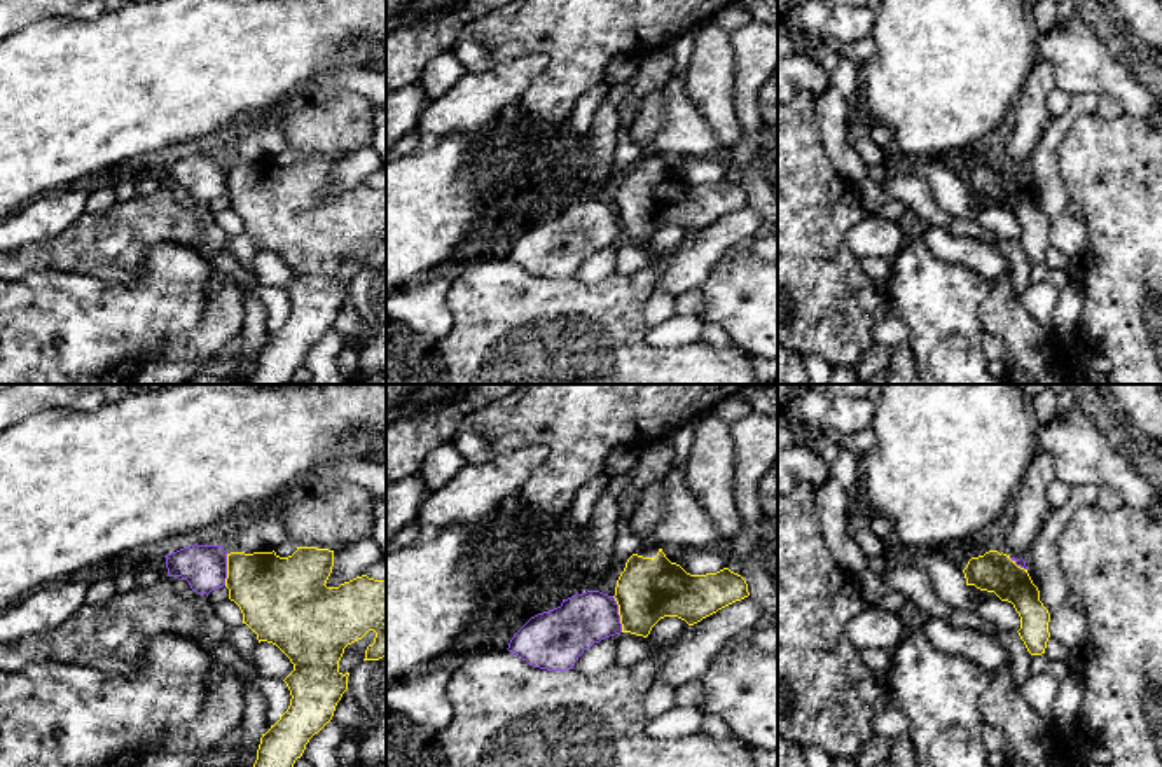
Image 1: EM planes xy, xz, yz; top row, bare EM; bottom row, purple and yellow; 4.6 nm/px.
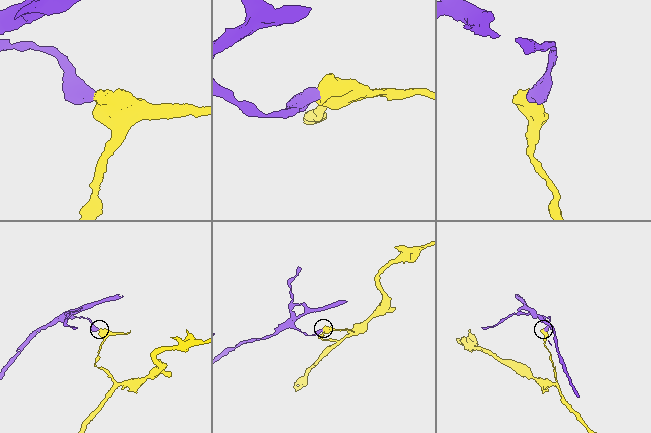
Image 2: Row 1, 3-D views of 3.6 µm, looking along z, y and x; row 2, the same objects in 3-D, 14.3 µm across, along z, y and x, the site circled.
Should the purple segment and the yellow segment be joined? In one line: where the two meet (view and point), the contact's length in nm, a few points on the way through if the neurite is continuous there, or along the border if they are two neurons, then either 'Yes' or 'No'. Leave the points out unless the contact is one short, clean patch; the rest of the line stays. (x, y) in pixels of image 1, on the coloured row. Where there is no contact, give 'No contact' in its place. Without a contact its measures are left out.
Touches purple at xz (617, 614). Shared border 180 nm. Boundary: xz (612, 596), (622, 631). No

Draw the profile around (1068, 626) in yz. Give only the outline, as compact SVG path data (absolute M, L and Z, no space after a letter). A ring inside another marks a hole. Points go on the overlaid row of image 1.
M1066 603L1057 606L1050 612L1048 632L1069 650L1080 652L1089 634L1085 610Z

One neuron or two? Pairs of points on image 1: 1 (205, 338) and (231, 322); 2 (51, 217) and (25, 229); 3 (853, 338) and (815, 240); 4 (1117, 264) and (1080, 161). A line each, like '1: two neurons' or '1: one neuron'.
1: one neuron
2: one neuron
3: one neuron
4: one neuron

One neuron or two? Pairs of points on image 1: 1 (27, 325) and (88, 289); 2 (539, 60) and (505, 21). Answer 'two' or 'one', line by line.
1: one
2: two

